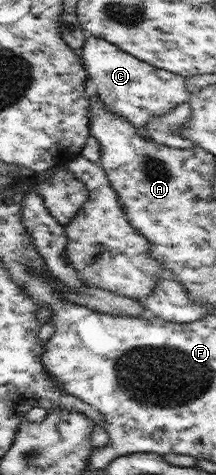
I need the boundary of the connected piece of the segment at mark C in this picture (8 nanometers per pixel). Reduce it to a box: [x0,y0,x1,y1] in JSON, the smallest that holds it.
[82,36,190,138]

